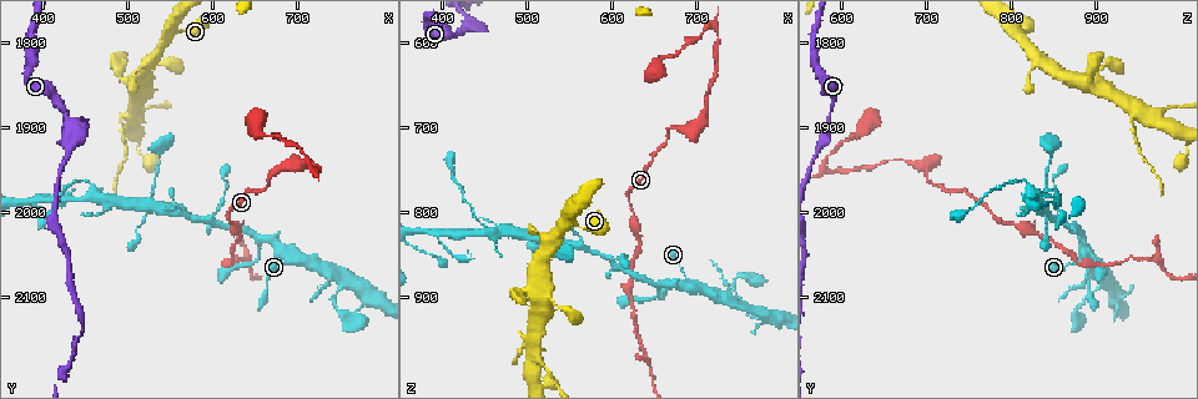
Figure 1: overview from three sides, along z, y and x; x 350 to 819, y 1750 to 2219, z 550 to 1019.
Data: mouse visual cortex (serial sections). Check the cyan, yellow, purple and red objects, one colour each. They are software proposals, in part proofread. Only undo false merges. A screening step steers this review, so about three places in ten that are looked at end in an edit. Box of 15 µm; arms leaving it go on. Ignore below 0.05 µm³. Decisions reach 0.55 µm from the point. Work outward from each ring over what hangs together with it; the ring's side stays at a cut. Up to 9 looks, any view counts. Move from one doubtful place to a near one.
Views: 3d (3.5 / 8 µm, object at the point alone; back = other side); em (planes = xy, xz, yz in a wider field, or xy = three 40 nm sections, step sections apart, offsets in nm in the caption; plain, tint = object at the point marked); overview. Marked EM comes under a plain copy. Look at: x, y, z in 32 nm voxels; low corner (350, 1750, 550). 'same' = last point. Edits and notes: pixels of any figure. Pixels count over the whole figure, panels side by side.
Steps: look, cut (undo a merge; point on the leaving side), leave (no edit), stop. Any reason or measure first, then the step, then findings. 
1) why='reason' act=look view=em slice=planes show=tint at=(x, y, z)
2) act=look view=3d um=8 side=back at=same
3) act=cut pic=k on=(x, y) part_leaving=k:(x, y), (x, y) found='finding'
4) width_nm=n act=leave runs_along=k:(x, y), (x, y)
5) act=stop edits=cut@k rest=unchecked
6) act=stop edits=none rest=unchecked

why='three arms meet' act=look view=3d um=3.5 at=(600, 2010, 855)

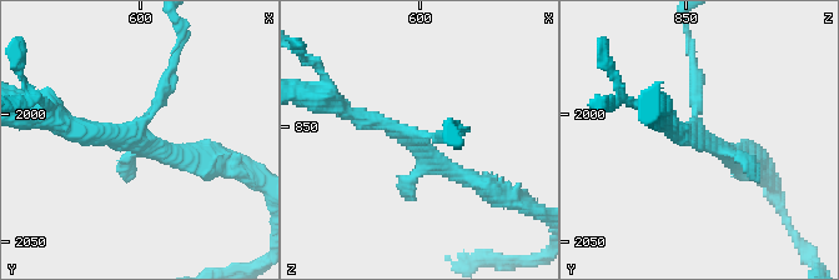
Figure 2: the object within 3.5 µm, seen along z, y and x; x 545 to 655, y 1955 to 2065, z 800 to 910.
why='shape alone is not enough' act=look view=em slice=xy step=5 show=tint at=(598, 2010, 856)

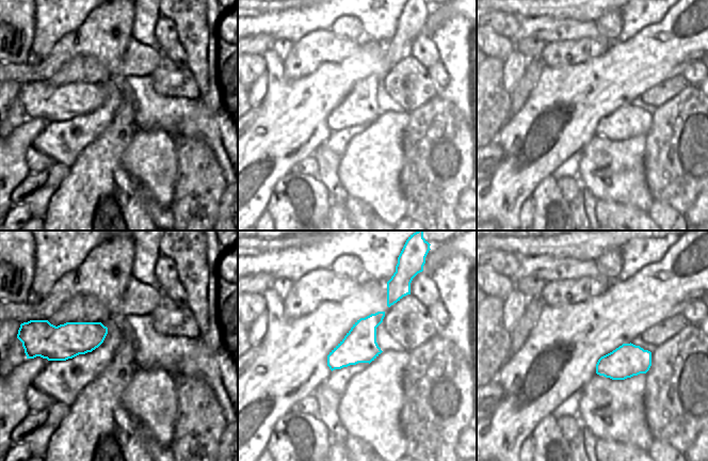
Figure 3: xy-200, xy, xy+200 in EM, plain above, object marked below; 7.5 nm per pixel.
act=leave runs_along=2:(480, 183), (342, 109) found='continuous, no second cell'

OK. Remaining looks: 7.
why='a fork' act=look view=3d um=3.5 side=back at=(460, 1980, 820)

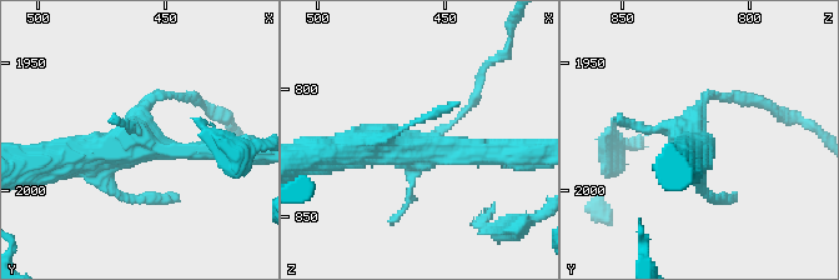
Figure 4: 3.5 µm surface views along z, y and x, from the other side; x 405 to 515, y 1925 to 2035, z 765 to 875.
why='shape alone is not enough' act=look view=em slice=xy step=2 show=tint at=(461, 1982, 824)

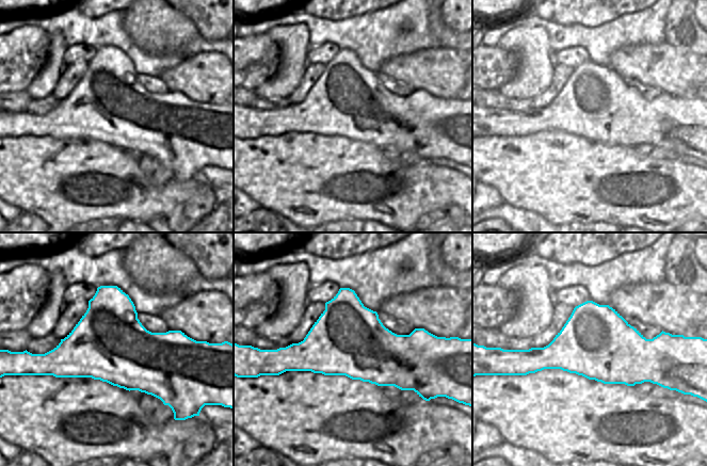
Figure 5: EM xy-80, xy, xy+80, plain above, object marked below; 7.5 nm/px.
act=leave runs_along=4:(54, 159), (124, 144), (220, 148) found='continuous, no second cell'

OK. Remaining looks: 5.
why='two arms in line, one across' act=look view=3d um=3.5 at=(400, 1985, 825)

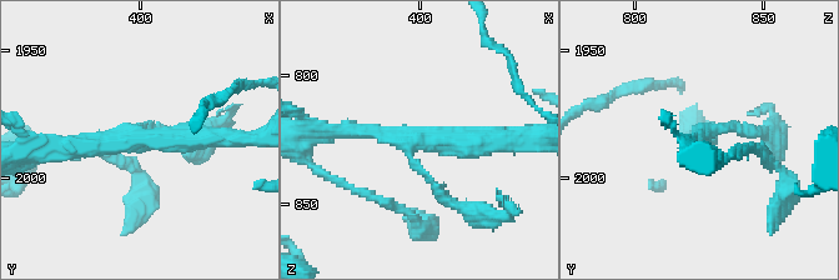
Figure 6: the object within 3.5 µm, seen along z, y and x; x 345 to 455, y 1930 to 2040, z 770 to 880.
arms=3 arm_widths_nm=150,250,300 why='need the tissue' act=look view=em slice=xy step=5 show=tint at=(398, 1985, 826)

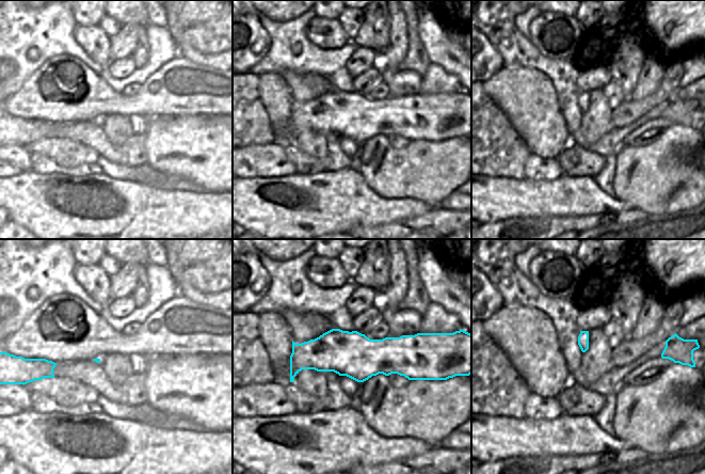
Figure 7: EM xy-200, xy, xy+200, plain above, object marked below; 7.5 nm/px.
act=leave runs_along=7:(422, 350), (310, 354), (292, 374) found='continuous, no second cell'

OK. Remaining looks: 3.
why='two arms at a narrow angle' act=look view=3d um=3.5 side=back at=(495, 1890, 945)

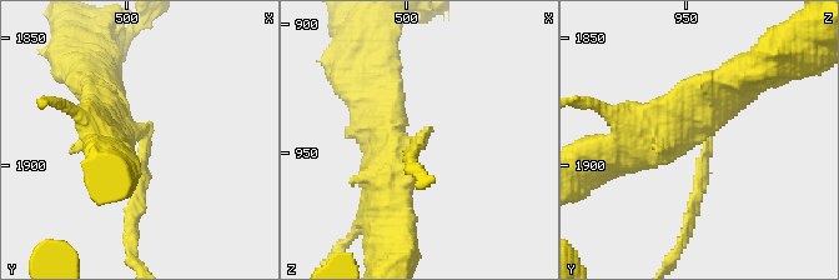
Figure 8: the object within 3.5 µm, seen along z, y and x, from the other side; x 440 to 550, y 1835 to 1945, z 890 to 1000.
arms=4 act=cut pic=8 on=(696, 204) part_leaving=8:(703, 163), (688, 233), (672, 259) found='a second cell is stuck on'

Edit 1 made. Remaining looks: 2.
act=stop edits=cut@8 rest=unchecked

